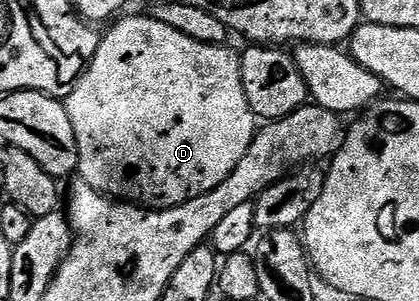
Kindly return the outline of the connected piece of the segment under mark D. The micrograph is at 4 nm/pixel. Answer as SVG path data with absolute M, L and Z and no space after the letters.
M145 16L141 26L104 31L95 56L64 99L71 128L75 128L80 169L101 174L100 185L106 191L149 208L178 206L223 184L259 129L243 92L238 51L229 49L228 45L199 44L151 16Z

